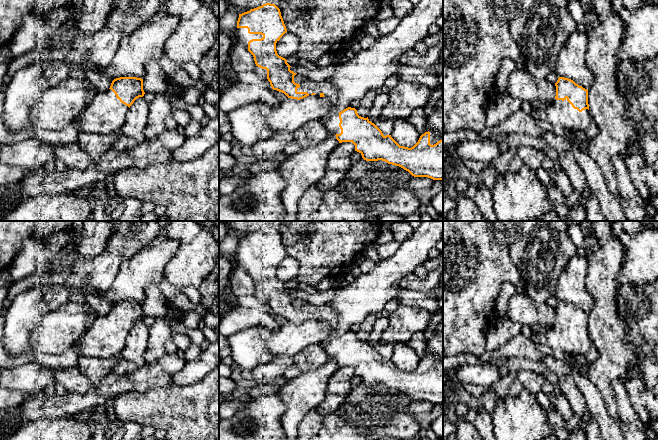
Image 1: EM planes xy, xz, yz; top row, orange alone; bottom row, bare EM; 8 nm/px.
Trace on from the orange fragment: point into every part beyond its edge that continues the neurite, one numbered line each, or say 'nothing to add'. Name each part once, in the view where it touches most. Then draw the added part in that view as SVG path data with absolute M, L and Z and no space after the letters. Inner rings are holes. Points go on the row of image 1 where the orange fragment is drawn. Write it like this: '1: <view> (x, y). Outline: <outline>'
1: xz (241, 34). Outline: M236 28L232 36L241 42L246 49L248 49L248 42L250 40L263 38L261 34L249 34L247 28Z

